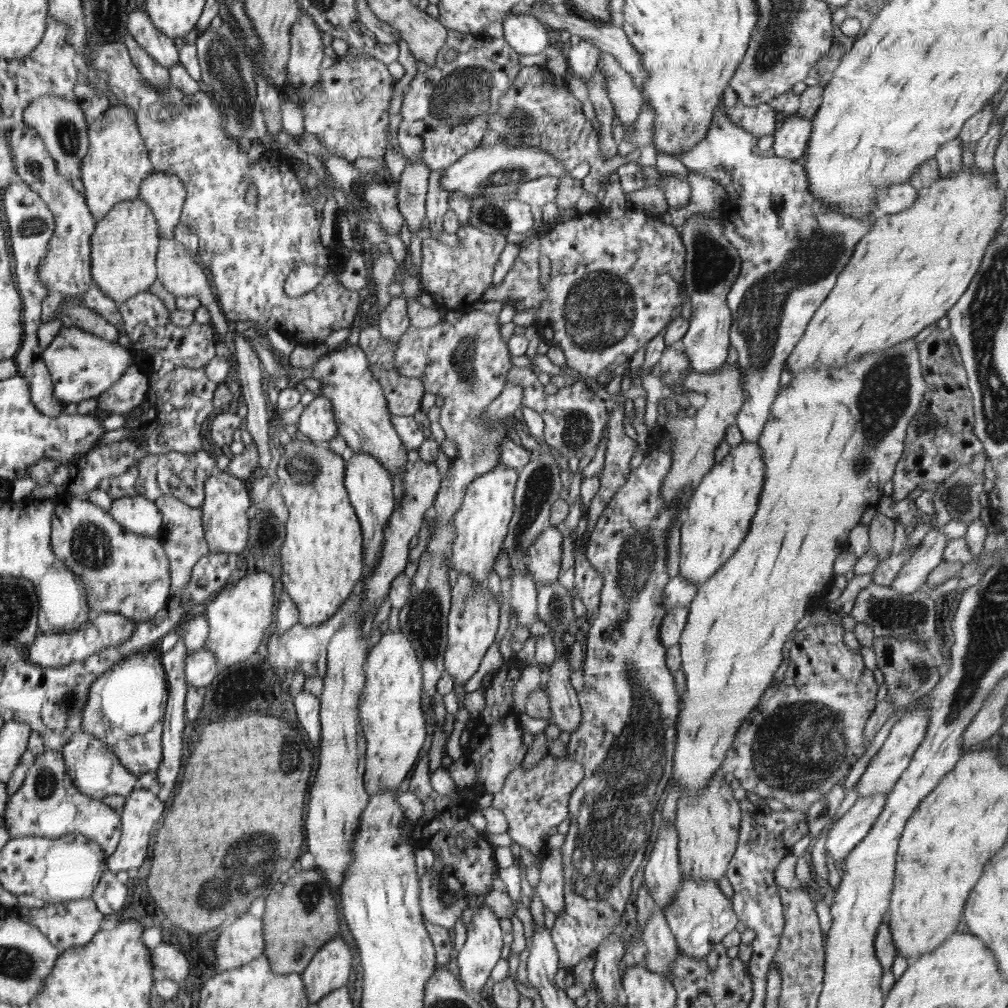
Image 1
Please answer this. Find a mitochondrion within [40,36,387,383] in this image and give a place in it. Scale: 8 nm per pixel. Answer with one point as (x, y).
(66, 134)

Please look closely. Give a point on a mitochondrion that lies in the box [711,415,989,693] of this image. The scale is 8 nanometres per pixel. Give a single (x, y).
(912, 616)

